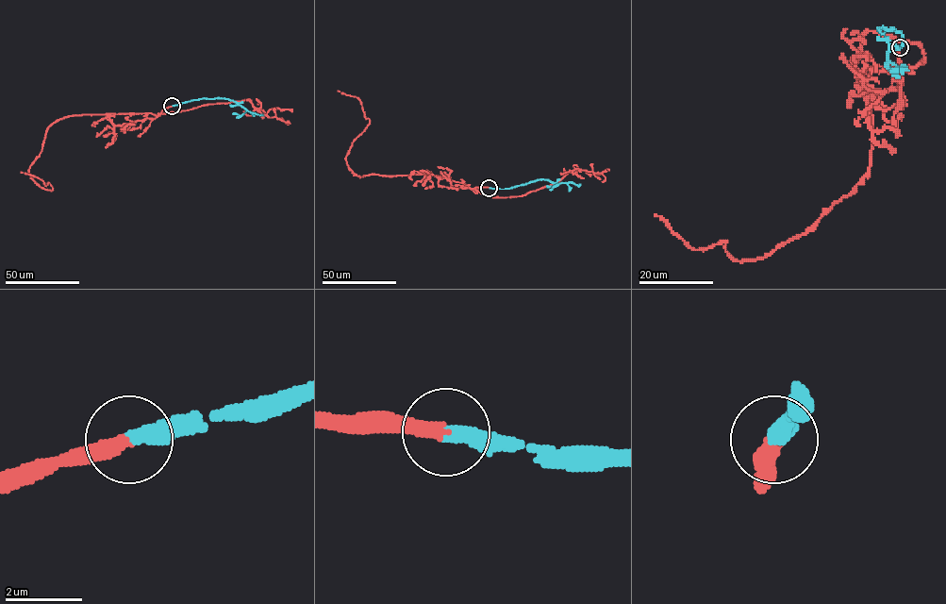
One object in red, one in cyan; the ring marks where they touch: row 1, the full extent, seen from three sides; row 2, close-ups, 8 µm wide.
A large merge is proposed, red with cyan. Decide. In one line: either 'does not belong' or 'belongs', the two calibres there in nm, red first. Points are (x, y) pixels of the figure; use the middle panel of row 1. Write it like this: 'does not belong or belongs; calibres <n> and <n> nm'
belongs; calibres 360 and 400 nm

